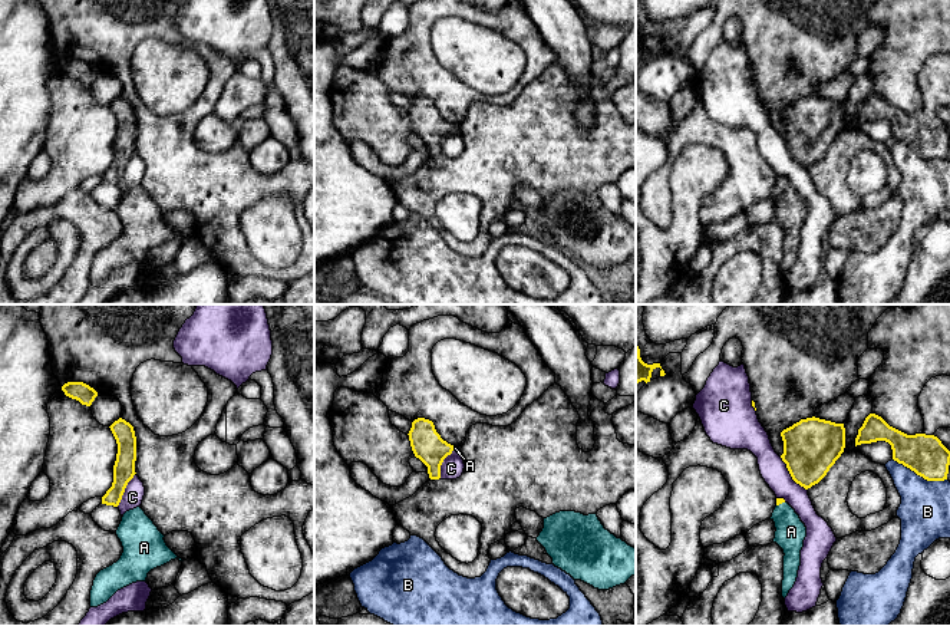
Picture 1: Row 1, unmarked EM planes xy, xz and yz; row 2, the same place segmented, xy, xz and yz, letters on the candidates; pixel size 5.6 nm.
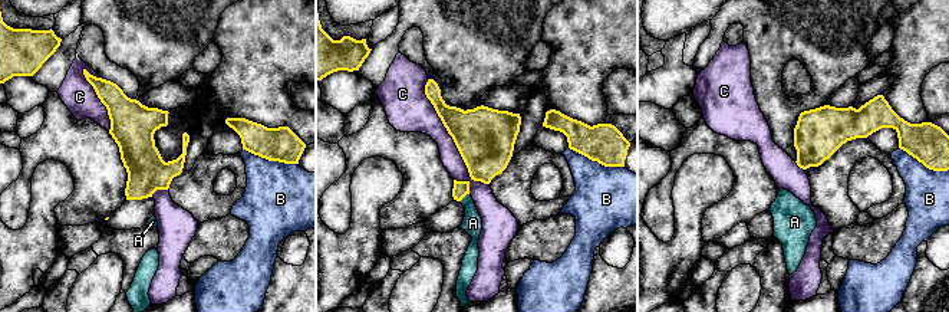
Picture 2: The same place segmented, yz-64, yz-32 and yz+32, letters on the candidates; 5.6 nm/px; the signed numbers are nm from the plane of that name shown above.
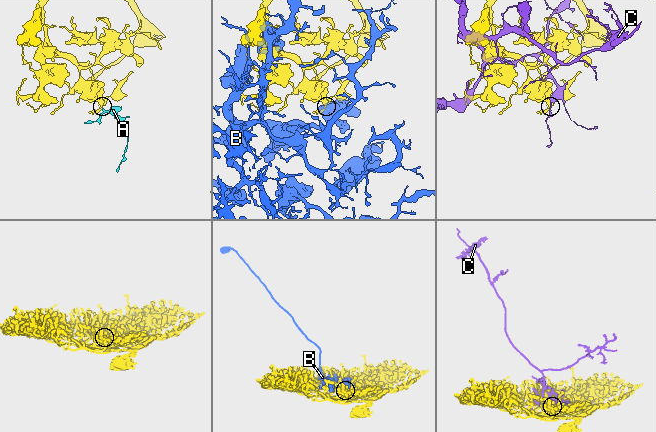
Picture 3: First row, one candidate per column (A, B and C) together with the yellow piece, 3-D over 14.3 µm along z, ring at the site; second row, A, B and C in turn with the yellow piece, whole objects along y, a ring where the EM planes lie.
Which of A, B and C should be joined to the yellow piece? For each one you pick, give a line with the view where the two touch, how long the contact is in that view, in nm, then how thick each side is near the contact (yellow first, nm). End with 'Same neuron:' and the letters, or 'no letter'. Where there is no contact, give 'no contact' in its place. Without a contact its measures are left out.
A: contact in yz; length 50 nm; calibres 30 and 170 nm
Same neuron: A

